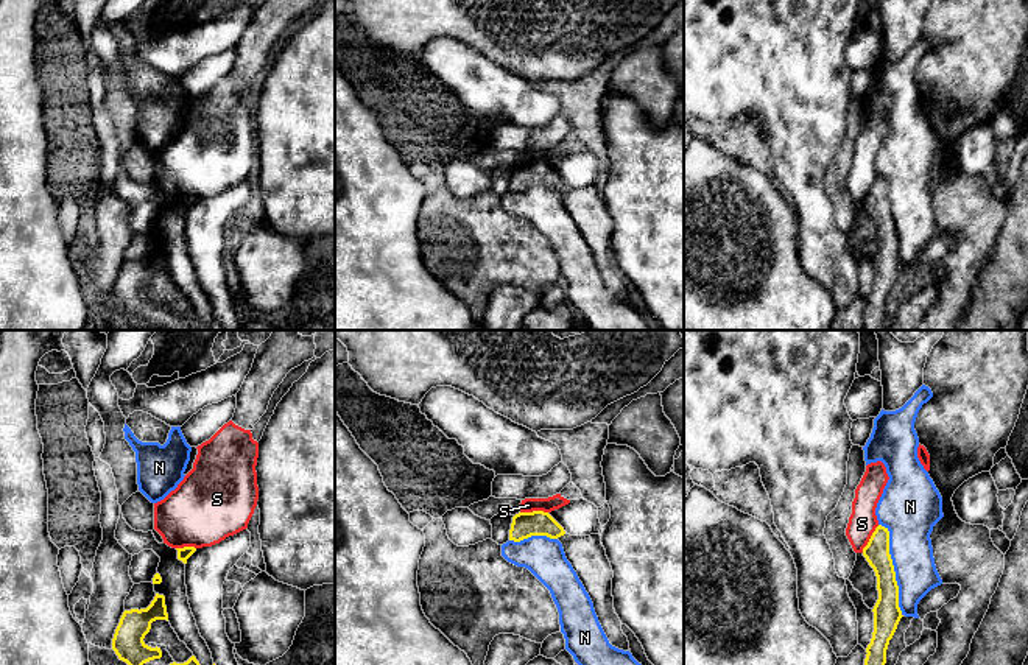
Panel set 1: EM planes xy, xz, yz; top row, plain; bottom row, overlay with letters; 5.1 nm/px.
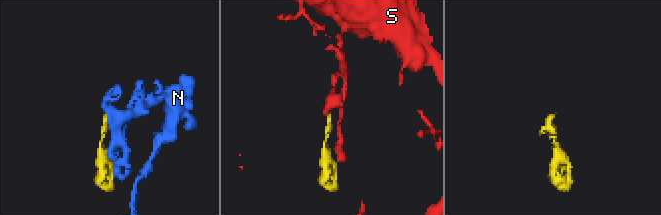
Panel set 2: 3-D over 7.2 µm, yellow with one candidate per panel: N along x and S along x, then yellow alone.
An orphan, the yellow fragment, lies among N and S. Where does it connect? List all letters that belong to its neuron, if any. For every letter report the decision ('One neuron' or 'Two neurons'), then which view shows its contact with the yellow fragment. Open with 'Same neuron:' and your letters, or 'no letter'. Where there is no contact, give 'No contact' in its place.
Same neuron: no letter
N: Two neurons. Touches yellow in yz
S: Two neurons. Touches yellow in xz

